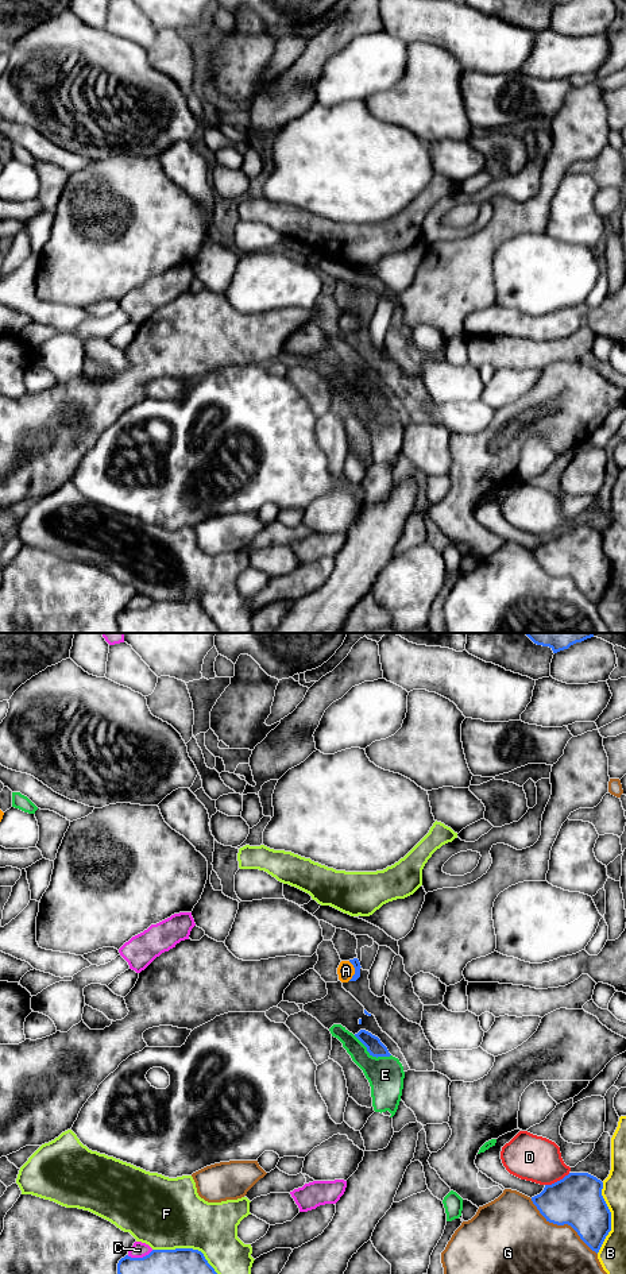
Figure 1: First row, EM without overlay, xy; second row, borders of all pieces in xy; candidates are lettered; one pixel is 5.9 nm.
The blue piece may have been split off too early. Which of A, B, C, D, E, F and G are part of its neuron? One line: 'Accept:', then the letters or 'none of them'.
Accept: A

